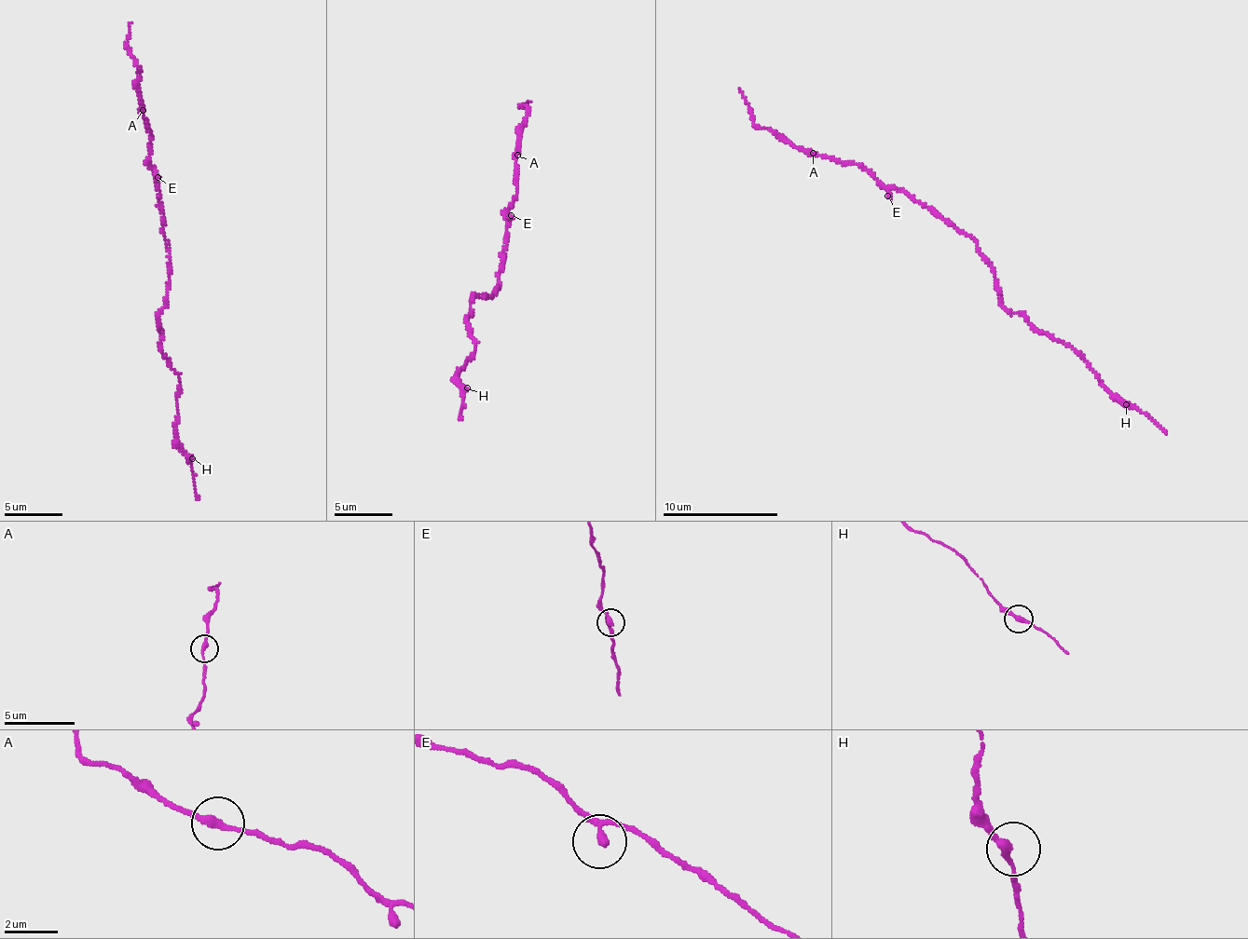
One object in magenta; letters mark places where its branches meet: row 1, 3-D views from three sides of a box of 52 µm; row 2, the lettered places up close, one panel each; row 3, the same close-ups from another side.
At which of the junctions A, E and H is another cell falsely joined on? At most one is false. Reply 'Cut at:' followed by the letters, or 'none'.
Cut at: none

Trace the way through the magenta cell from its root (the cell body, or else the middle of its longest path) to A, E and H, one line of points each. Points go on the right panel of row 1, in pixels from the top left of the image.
A: (971, 238), (903, 191), (885, 189), (857, 164), (844, 164), (814, 153)
E: (971, 238), (903, 191), (891, 188), (887, 196)
H: (971, 238), (994, 274), (994, 288), (1002, 305), (1020, 312), (1039, 331), (1063, 341), (1126, 404)

